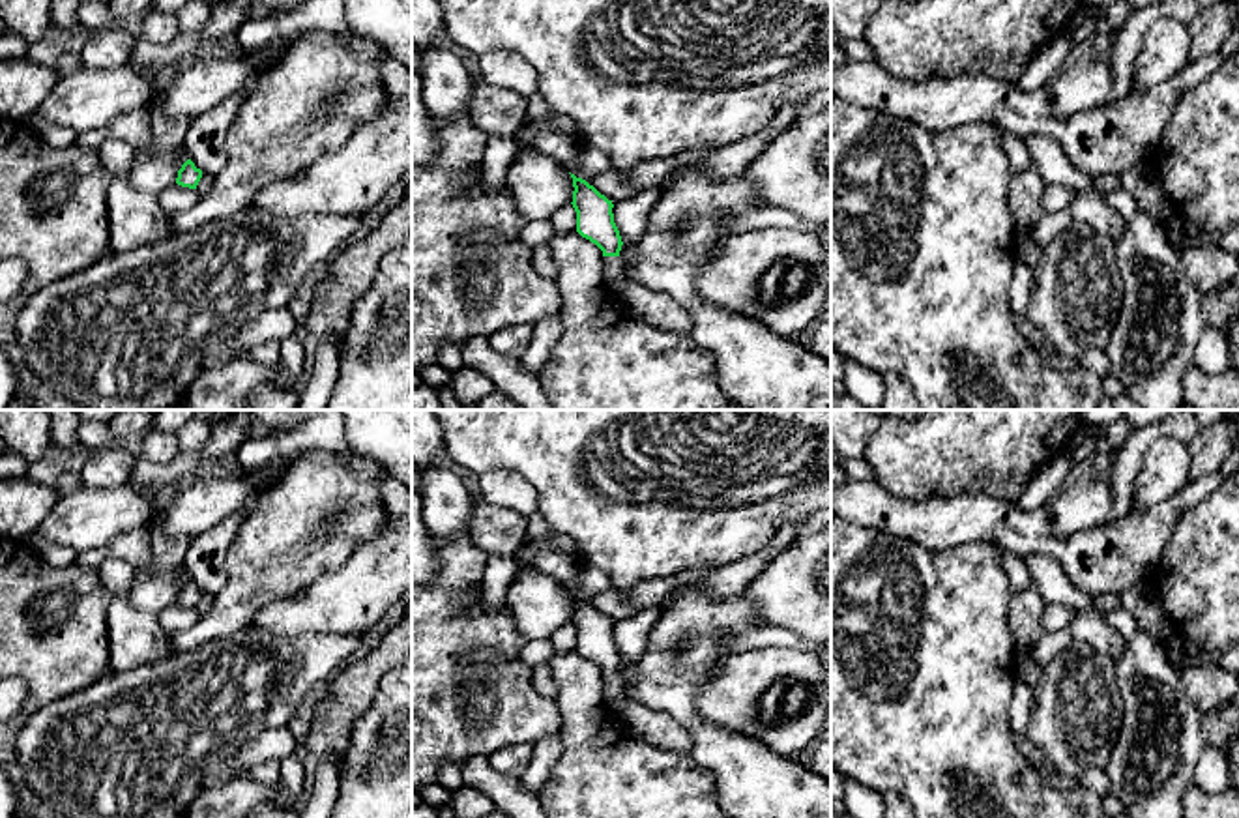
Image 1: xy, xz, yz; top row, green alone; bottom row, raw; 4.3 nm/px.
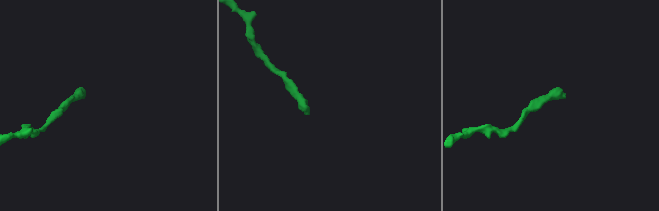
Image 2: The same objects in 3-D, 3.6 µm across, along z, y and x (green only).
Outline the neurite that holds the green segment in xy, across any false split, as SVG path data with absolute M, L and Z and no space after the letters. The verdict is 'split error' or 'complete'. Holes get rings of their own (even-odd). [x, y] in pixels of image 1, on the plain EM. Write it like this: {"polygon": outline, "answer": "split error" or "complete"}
{"polygon": "M187 578L178 590L176 603L182 606L197 608L200 597L202 597L202 590L197 588L191 578Z", "answer": "complete"}

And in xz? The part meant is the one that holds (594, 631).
{"polygon": "M573 597L573 627L576 631L576 651L595 663L605 676L605 702L612 721L629 736L642 734L644 745L689 752L691 736L666 713L648 708L621 696L621 655L614 642L612 620L601 614L586 599Z", "answer": "split error"}

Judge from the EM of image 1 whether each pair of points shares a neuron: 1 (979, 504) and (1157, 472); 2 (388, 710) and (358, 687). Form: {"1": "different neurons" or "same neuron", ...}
{"1": "different neurons", "2": "different neurons"}

